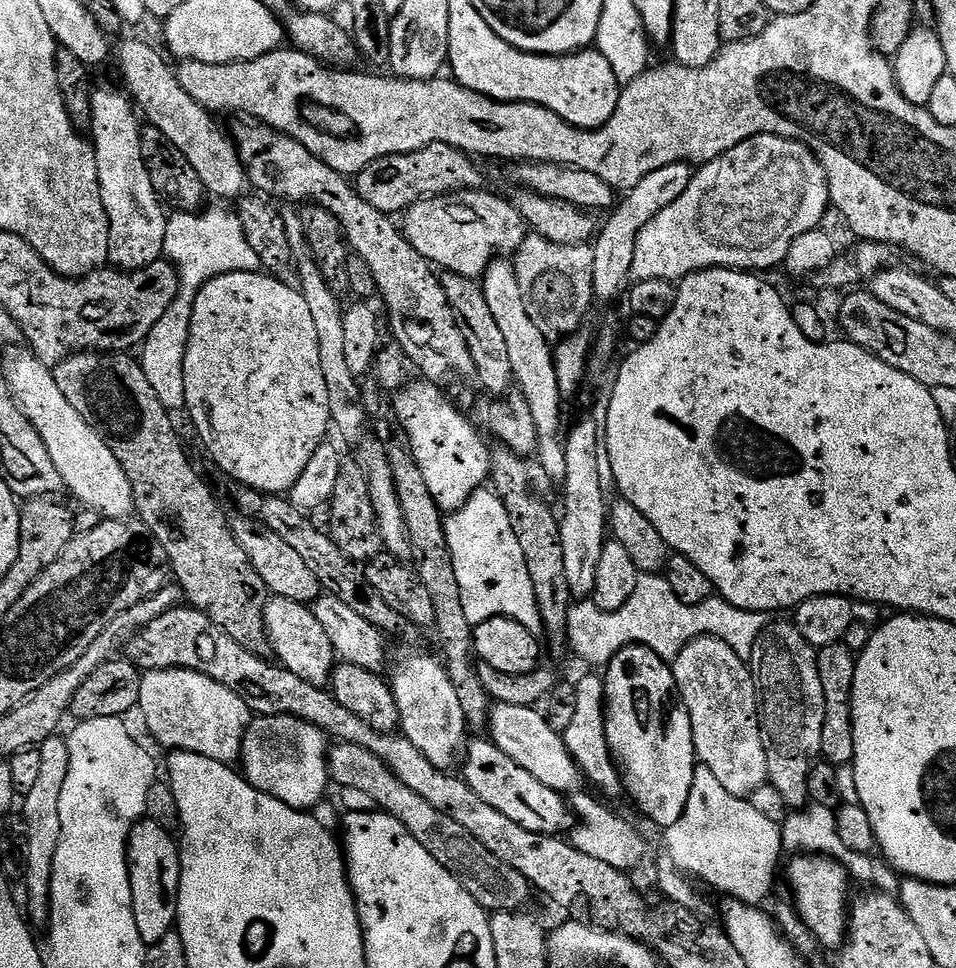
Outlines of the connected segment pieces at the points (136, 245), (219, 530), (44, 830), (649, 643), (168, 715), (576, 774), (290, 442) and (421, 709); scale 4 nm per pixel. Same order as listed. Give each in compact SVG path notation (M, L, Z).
M98 87L93 91L90 132L91 135L96 135L94 147L99 168L100 189L110 222L109 261L124 270L146 268L165 255L164 243L166 242L169 213L164 212L165 201L156 191L154 182L148 173L148 167L142 154L142 120L127 91L119 92L116 88L99 89Z
M77 352L55 368L56 381L62 394L66 394L70 406L74 406L74 410L78 410L86 422L95 426L96 431L111 444L118 462L122 462L133 484L135 509L153 529L162 533L168 545L168 561L175 583L182 589L187 603L206 613L218 626L222 626L222 630L246 646L246 650L256 656L264 656L270 648L266 624L270 593L266 582L258 570L254 570L250 558L246 556L246 550L236 540L233 525L228 525L215 494L196 473L195 466L188 461L188 456L180 445L180 436L172 425L173 413L162 402L162 398L158 398L154 386L150 386L150 378L146 378L143 363L134 357L135 355L122 352Z
M60 734L49 738L47 742L40 745L38 750L42 754L42 766L38 770L38 778L34 782L34 786L30 786L30 790L23 797L22 819L27 824L29 840L29 856L26 865L26 883L28 882L26 912L33 925L44 926L50 920L48 899L52 893L52 860L60 854L60 839L64 829L62 809L66 776L70 774L71 750L69 741Z
M644 574L641 575L630 602L619 608L617 612L607 612L595 602L577 603L568 616L568 638L573 653L576 651L588 664L600 664L600 666L608 665L623 648L630 644L645 644L650 650L657 652L662 659L671 662L687 644L691 644L699 636L717 636L728 643L743 660L748 662L752 659L752 651L756 649L758 638L769 623L769 613L747 612L723 598L713 598L701 604L687 604L678 598L678 594L674 594L670 582L663 575Z
M157 668L145 671L138 712L144 715L145 726L156 735L158 743L165 744L165 749L202 754L223 764L239 761L240 752L244 748L244 737L247 736L254 719L252 709L237 692L206 674L185 668Z
M497 703L490 717L490 739L507 756L514 758L514 762L518 762L522 770L530 770L530 774L534 774L538 782L550 786L550 790L561 794L577 791L575 788L582 781L580 767L576 765L563 735L555 732L550 722L546 722L544 715L536 708Z
M263 271L226 273L213 279L196 297L192 307L192 330L188 339L187 356L184 359L184 381L188 398L187 407L193 408L192 416L198 423L208 423L208 440L212 443L212 456L245 488L253 488L265 494L284 494L295 487L306 470L312 455L325 443L324 436L333 427L330 392L323 373L322 354L319 352L319 336L310 306L300 290L283 284L283 279Z
M412 652L397 662L390 683L400 710L403 736L414 742L435 768L455 769L465 751L470 729L462 714L462 702L458 702L458 694L454 691L454 682L450 682L443 663L424 652Z

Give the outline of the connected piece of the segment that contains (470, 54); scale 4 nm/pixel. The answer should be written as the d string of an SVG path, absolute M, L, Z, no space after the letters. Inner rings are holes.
M476 12L469 14L468 28L455 33L448 53L448 64L456 83L478 94L504 100L508 104L537 104L546 110L554 110L554 114L579 128L600 128L610 122L622 91L621 82L610 62L598 50L581 50L567 56L541 56L535 52L524 52L513 44L507 44L503 35L495 32Z

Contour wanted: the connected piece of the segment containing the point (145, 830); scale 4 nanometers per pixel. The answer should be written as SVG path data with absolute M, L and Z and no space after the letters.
M151 818L133 824L132 833L128 835L128 873L138 934L142 934L145 945L157 944L167 932L176 928L180 889L180 846L177 837Z

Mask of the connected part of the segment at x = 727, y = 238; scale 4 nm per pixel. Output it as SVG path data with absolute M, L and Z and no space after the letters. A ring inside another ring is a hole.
M755 136L738 146L734 146L734 150L722 154L718 159L709 160L707 164L703 165L693 175L690 186L686 186L686 194L682 194L682 198L678 198L678 202L666 206L666 210L662 210L654 219L646 222L646 226L641 230L640 237L636 243L632 275L636 280L662 278L663 280L679 282L686 276L693 276L695 272L704 272L708 268L760 270L756 268L776 268L779 264L781 267L787 261L790 248L794 246L794 242L798 238L802 238L802 234L817 231L823 225L820 223L823 222L828 208L830 212L831 199L832 192L828 188L828 174L823 165L820 164L819 157L816 156L816 153L803 140L787 140L785 136Z

